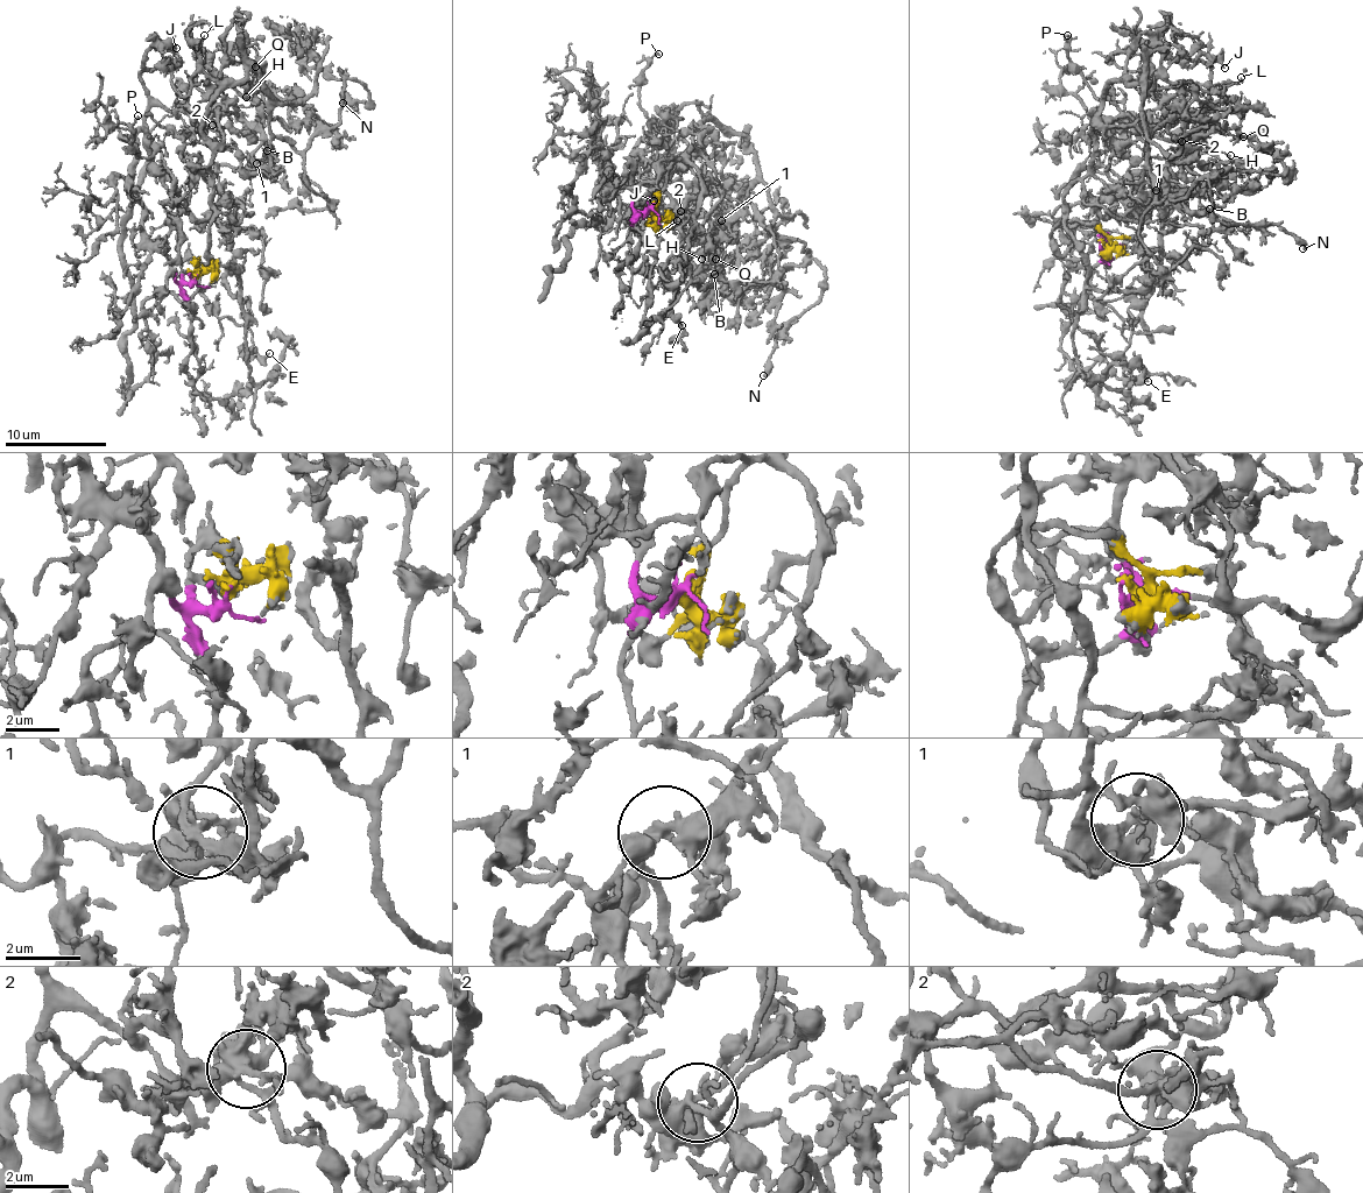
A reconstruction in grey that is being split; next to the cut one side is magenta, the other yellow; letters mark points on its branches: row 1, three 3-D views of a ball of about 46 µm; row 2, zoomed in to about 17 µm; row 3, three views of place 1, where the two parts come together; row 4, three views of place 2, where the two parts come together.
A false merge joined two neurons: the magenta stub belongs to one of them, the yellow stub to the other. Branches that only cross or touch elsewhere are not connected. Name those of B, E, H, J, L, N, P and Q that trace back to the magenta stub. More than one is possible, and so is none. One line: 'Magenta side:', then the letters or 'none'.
Magenta side: E, H, J, L, P

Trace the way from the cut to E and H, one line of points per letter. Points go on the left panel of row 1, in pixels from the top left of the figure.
E: (195, 279), (184, 280), (183, 270), (224, 318), (251, 331), (252, 352), (265, 355), (269, 352)
H: (195, 279), (176, 281), (150, 242), (129, 193), (134, 145), (184, 107), (210, 59), (254, 100), (245, 97)

